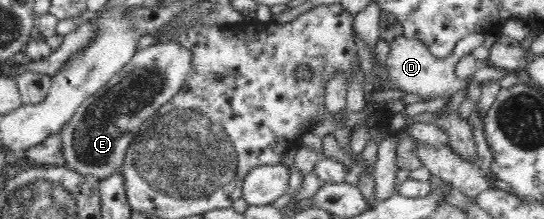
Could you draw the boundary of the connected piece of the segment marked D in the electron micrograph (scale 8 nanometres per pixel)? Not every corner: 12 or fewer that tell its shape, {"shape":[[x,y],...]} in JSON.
{"shape":[[417,39],[390,42],[392,86],[420,101],[453,96],[467,84],[456,65],[484,43],[461,39],[444,59]]}

